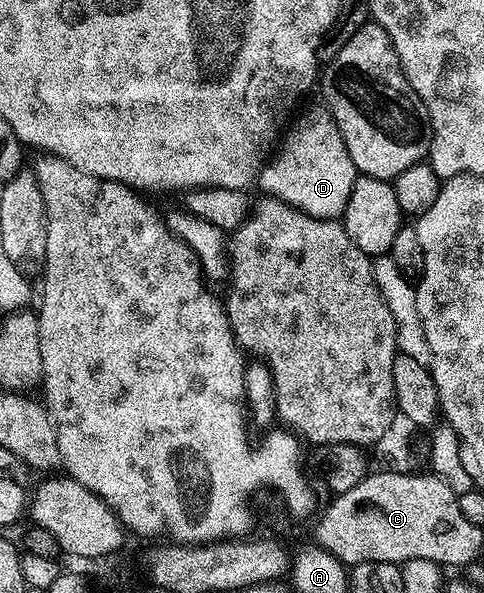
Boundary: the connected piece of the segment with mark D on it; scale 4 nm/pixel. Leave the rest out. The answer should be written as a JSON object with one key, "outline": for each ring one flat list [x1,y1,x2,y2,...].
{"outline":[[323,106,306,109,295,120,296,117,287,125,274,155,261,167,258,185,265,197,286,202,320,220,343,217,358,175,354,162,350,162,346,142,342,142,334,118]]}

